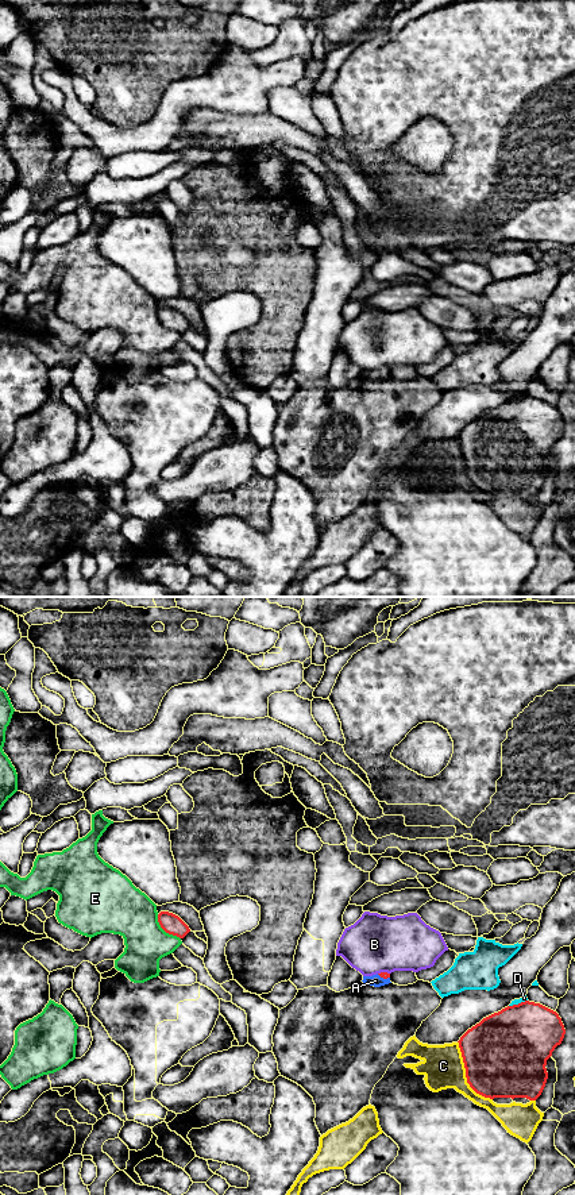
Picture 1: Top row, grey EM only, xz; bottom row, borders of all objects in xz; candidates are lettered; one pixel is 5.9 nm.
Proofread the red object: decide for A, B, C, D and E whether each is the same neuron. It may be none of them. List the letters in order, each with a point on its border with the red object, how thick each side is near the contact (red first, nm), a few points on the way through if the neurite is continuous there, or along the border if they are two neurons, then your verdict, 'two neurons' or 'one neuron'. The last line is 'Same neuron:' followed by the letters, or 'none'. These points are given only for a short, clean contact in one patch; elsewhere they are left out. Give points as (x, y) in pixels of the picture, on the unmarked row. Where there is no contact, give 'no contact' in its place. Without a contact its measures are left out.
A: meets red in xz at (384, 373); 50 nm thick on the red side, 70 nm on the other; runs through xz (385, 370), (384, 373), (375, 376); one neuron
B: meets red in xz at (384, 367); 50 nm thick on the red side, 340 nm on the other; two neurons
C: meets red in xz at (466, 470); 480 nm thick on the red side, 240 nm on the other; two neurons
D: meets red in xz at (518, 399); 420 nm thick on the red side, 30 nm on the other; two neurons
E: meets red in xz at (165, 326); 120 nm thick on the red side, 280 nm on the other; two neurons
Same neuron: A

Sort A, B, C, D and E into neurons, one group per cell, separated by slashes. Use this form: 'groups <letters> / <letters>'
groups A / B / C / D / E

